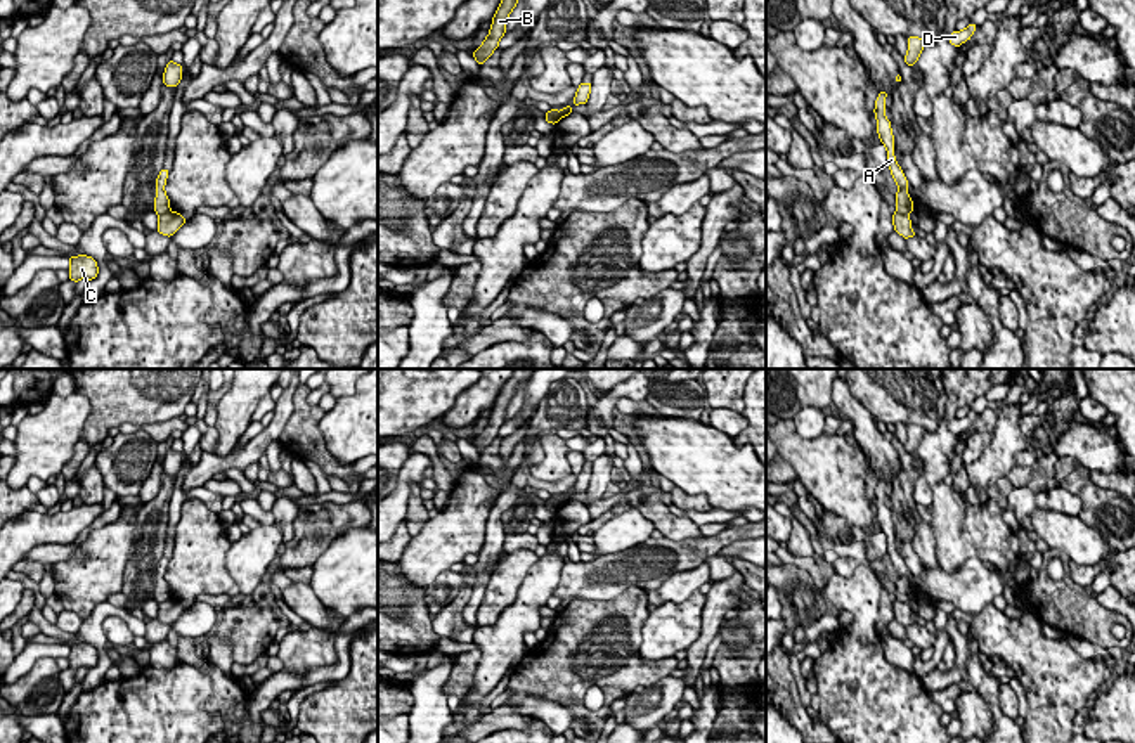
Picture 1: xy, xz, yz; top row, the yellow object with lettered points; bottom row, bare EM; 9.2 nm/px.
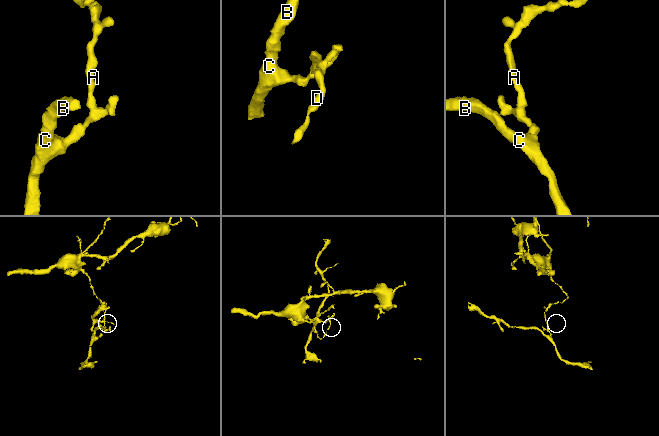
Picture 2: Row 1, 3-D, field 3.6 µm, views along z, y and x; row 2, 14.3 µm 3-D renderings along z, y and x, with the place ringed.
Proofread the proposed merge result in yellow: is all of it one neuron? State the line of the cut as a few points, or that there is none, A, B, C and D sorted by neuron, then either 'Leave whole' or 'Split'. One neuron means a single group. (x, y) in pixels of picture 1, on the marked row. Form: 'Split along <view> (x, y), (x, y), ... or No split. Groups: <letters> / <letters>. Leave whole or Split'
Split along xy (168, 210), (158, 217). Groups: A D / B C. Split

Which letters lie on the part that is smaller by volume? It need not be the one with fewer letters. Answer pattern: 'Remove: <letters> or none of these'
Remove: B, C

